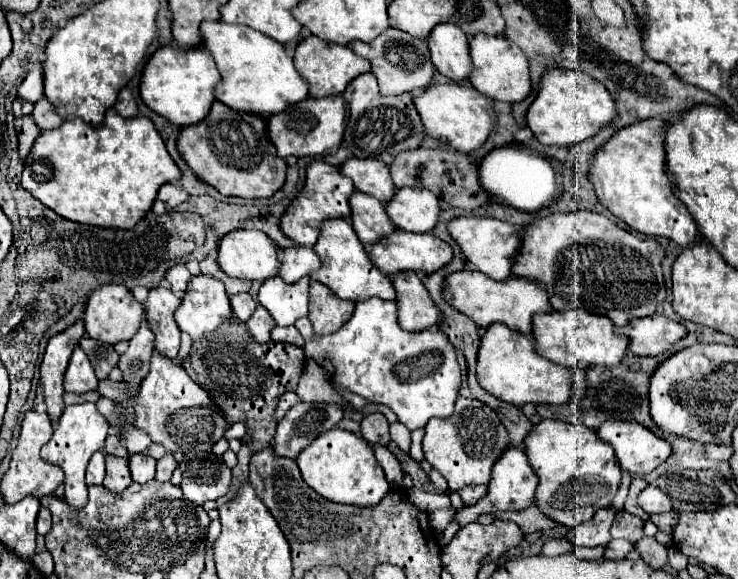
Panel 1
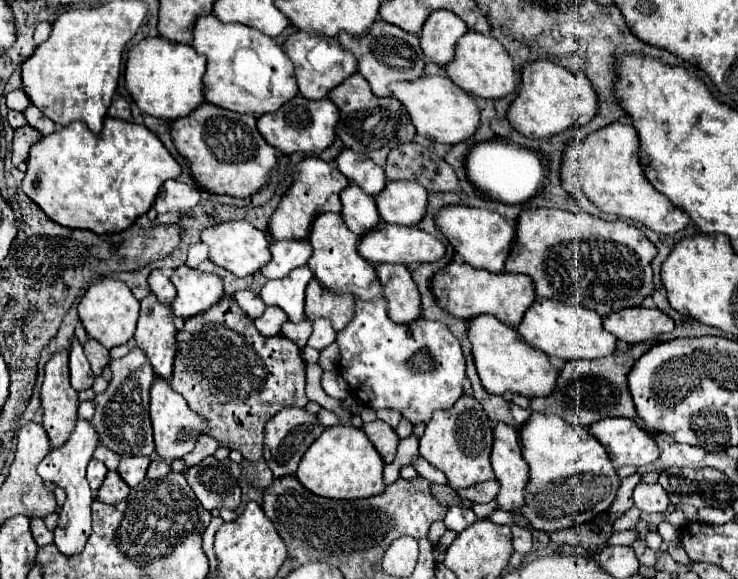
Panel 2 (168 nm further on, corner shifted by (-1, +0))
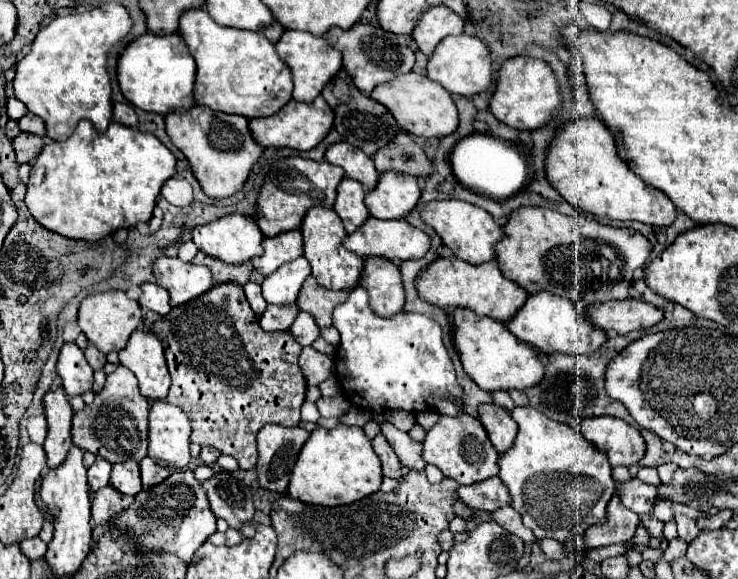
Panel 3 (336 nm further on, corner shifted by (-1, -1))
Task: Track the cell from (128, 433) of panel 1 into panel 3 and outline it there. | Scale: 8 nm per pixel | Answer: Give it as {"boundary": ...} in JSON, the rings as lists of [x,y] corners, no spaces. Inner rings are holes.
{"boundary":[[[118,364],[118,368],[108,374],[106,386],[100,394],[96,394],[94,402],[82,412],[74,414],[72,440],[80,448],[106,458],[112,464],[122,460],[140,462],[148,456],[148,408],[150,400],[142,396],[136,376],[128,368]]]}

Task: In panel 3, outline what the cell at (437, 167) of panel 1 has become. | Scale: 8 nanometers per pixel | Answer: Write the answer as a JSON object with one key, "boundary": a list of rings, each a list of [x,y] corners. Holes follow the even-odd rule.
{"boundary":[[[396,136],[382,152],[374,154],[374,164],[378,172],[400,172],[400,174],[412,174],[416,178],[426,178],[434,174],[432,160],[426,158],[424,150],[408,136]]]}

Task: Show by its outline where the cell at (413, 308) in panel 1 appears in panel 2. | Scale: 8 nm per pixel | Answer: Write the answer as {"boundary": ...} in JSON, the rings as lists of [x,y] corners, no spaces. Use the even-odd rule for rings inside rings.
{"boundary":[[[380,263],[374,265],[386,307],[388,307],[388,317],[394,323],[410,323],[420,317],[420,293],[416,283],[410,277],[408,267],[402,265],[390,265],[390,263]]]}

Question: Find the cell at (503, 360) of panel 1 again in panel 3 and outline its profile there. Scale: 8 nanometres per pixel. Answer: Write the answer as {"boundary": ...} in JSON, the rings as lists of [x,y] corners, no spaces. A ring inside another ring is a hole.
{"boundary":[[[458,308],[454,312],[454,342],[460,352],[460,360],[470,378],[486,392],[496,390],[526,390],[536,386],[544,376],[544,364],[540,354],[526,342],[518,340],[504,324],[490,320],[488,316],[478,318],[474,312]]]}

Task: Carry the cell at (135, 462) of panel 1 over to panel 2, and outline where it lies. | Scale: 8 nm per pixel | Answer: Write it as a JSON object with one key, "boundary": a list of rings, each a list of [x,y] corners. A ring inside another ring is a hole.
{"boundary":[[[122,457],[116,471],[120,473],[128,487],[136,487],[146,477],[148,465],[150,465],[148,457]]]}

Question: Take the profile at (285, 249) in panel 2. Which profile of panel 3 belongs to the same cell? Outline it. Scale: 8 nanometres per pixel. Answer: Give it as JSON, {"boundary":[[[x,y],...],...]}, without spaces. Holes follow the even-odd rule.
{"boundary":[[[300,230],[284,232],[282,236],[274,236],[274,238],[264,238],[262,246],[264,246],[264,254],[252,260],[254,270],[258,270],[262,276],[270,276],[282,264],[304,256],[304,240]]]}

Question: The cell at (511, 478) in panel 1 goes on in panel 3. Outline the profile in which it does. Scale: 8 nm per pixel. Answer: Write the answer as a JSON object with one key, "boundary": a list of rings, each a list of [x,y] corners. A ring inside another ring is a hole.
{"boundary":[[[484,404],[480,410],[480,422],[484,424],[490,442],[494,444],[498,454],[508,452],[516,440],[516,422],[508,412],[498,408],[496,404]]]}

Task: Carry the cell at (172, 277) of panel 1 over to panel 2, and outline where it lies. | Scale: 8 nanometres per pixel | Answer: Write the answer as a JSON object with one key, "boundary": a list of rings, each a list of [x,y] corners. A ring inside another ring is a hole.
{"boundary":[[[154,269],[148,277],[148,283],[150,283],[150,291],[156,295],[156,299],[162,303],[162,305],[170,305],[176,297],[176,289],[174,285],[170,283],[170,279],[160,271],[160,269]]]}

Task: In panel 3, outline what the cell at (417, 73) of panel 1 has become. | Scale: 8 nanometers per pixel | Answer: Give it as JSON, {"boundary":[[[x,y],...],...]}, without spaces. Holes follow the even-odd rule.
{"boundary":[[[358,22],[346,32],[342,28],[330,28],[324,38],[332,48],[338,48],[342,52],[346,72],[350,72],[358,90],[362,90],[366,94],[370,94],[374,90],[374,86],[410,72],[414,66],[414,60],[416,60],[414,48],[412,48],[412,44],[406,42],[406,38],[386,32],[374,24]]]}

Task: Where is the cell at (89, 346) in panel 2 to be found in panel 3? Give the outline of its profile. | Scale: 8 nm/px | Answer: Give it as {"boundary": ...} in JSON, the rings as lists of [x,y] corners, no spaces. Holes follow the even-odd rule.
{"boundary":[[[88,344],[88,348],[84,350],[84,356],[86,356],[88,364],[92,366],[92,370],[100,370],[106,364],[106,356],[92,344]]]}

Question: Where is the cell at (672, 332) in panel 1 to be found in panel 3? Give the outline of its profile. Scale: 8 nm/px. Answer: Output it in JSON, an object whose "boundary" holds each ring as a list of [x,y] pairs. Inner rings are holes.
{"boundary":[[[608,300],[588,306],[590,320],[606,334],[624,336],[634,330],[648,330],[662,320],[662,310],[640,300]]]}

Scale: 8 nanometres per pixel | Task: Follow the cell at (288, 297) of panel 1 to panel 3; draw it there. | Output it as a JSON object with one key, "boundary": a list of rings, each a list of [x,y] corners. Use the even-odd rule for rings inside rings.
{"boundary":[[[298,258],[290,264],[284,264],[282,268],[278,268],[278,272],[270,274],[262,282],[262,296],[268,300],[268,304],[296,304],[298,292],[308,276],[310,264],[306,258]]]}

